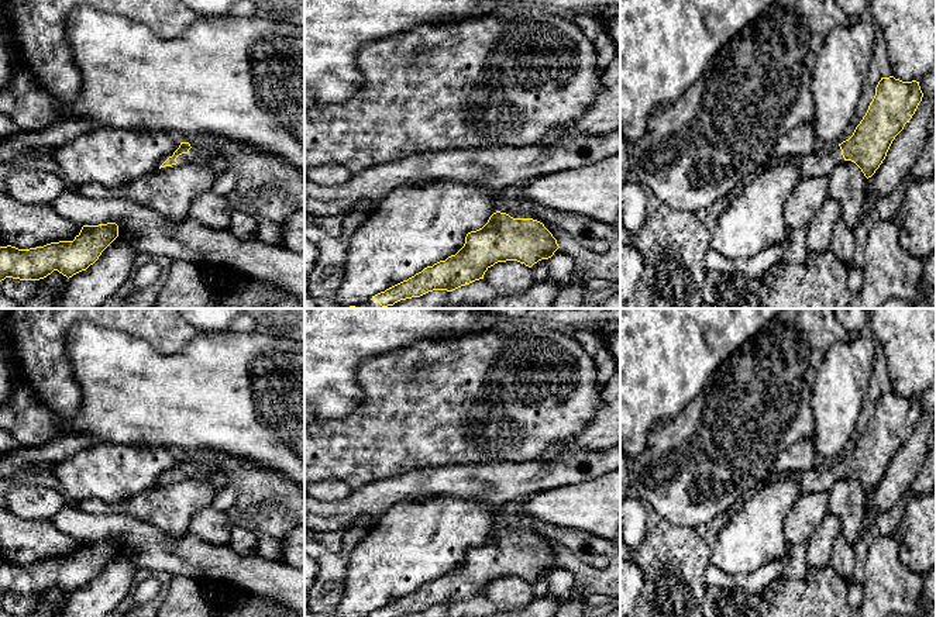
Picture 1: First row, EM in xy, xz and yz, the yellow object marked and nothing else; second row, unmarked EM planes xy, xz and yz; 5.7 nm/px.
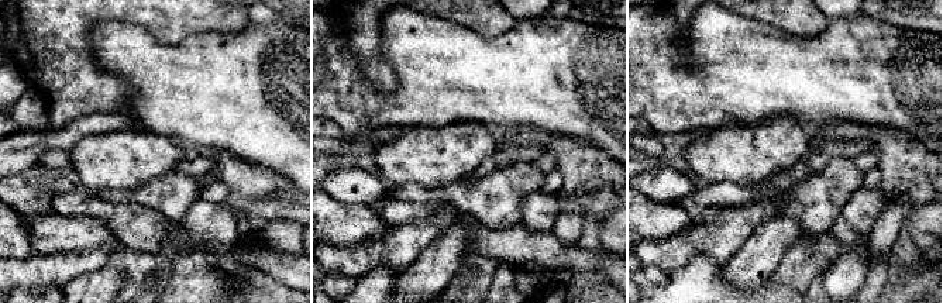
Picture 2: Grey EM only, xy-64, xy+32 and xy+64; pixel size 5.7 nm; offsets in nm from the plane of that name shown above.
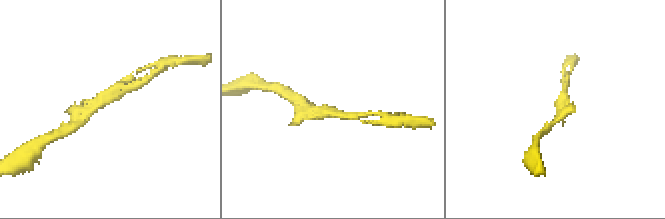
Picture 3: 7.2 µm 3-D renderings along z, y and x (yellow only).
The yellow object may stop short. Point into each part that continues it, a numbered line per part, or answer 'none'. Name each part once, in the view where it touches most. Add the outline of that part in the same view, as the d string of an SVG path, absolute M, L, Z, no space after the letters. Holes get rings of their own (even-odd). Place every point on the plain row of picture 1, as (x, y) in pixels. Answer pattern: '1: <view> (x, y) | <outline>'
1: xy (193, 471) | M190 463L187 469L182 469L176 473L176 478L186 478L186 479L203 479L203 480L209 480L210 479L210 472L200 466L200 465L195 465Z

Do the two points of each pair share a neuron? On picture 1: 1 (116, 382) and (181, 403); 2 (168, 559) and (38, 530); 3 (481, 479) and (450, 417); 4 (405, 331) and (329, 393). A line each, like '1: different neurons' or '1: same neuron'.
1: same neuron
2: different neurons
3: different neurons
4: same neuron

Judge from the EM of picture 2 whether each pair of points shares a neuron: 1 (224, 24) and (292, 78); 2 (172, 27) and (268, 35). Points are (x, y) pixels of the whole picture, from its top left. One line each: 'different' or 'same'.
1: different
2: different

